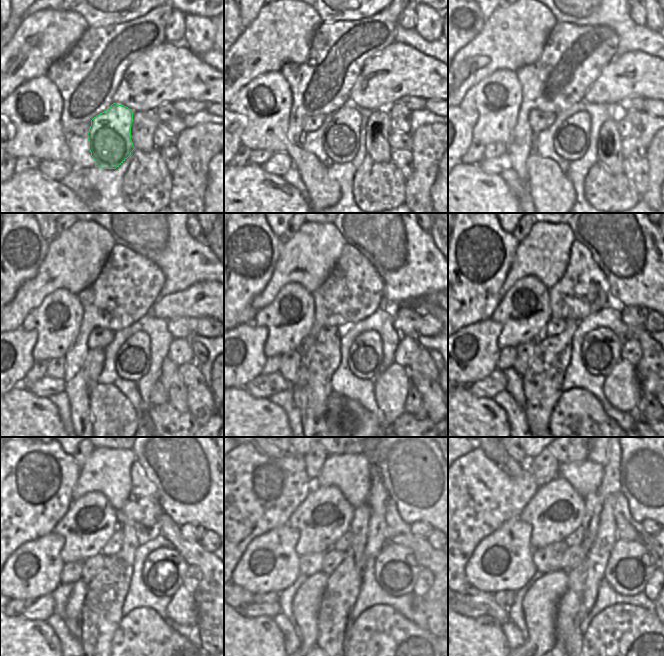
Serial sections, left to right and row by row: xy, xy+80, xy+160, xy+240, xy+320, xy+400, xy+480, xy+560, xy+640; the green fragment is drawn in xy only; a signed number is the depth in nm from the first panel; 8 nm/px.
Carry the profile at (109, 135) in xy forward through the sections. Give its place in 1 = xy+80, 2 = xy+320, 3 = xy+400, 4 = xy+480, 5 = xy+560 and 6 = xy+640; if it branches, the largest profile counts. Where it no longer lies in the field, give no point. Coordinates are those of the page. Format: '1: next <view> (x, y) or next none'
1: next xy+80 (341, 128)
2: next xy+320 (365, 358)
3: next xy+400 (601, 349)
4: next xy+480 (164, 568)
5: next xy+560 (396, 569)
6: next xy+640 (630, 566)

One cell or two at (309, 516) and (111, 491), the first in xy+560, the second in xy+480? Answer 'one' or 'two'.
two

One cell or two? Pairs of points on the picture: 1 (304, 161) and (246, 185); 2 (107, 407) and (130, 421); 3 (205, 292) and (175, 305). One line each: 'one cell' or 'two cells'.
1: two cells
2: one cell
3: one cell

